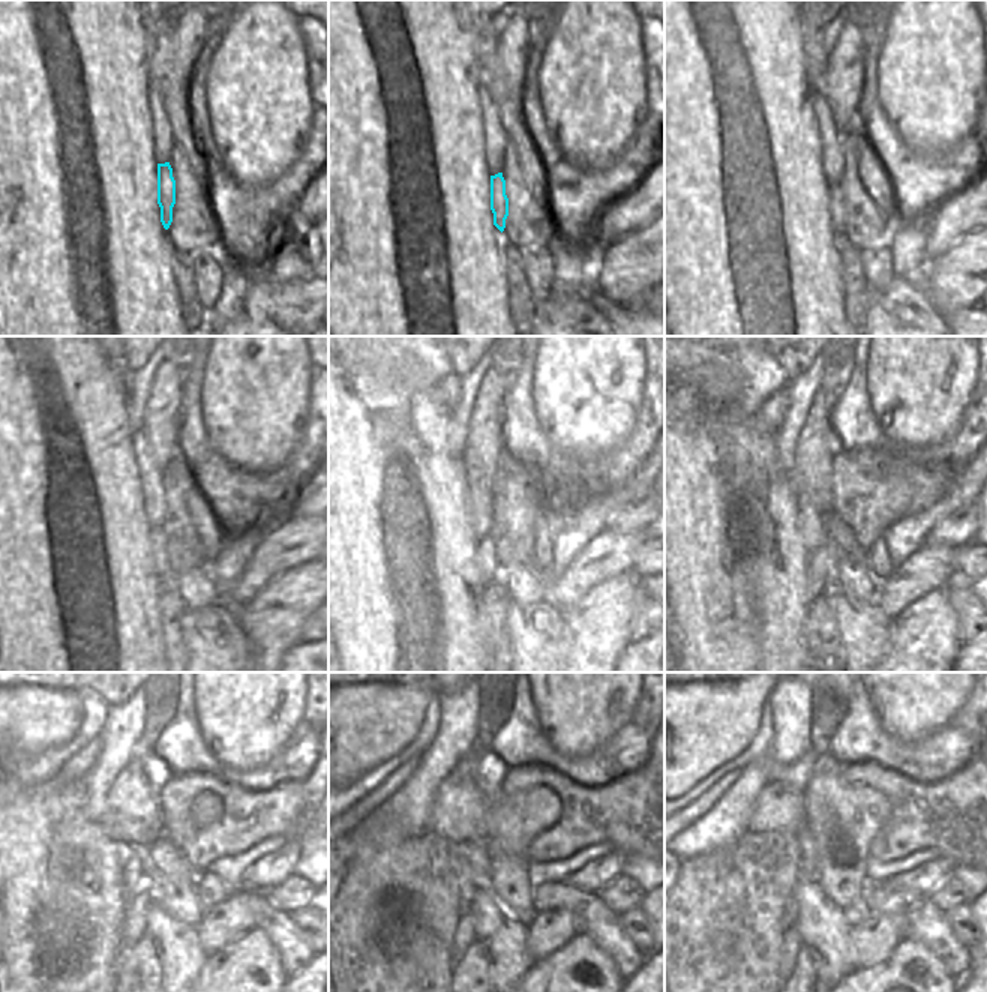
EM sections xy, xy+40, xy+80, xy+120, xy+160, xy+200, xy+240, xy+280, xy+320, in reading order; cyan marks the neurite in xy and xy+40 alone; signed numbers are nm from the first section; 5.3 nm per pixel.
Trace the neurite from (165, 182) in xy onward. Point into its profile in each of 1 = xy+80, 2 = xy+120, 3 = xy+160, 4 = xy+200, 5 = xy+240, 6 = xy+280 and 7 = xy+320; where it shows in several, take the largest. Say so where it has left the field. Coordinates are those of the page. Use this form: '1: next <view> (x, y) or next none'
1: next xy+80 (836, 195)
2: next xy+120 (158, 535)
3: next xy+160 (486, 559)
4: next xy+200 (821, 569)
5: next xy+240 (134, 926)
6: next xy+280 (465, 932)
7: next xy+320 (791, 944)

